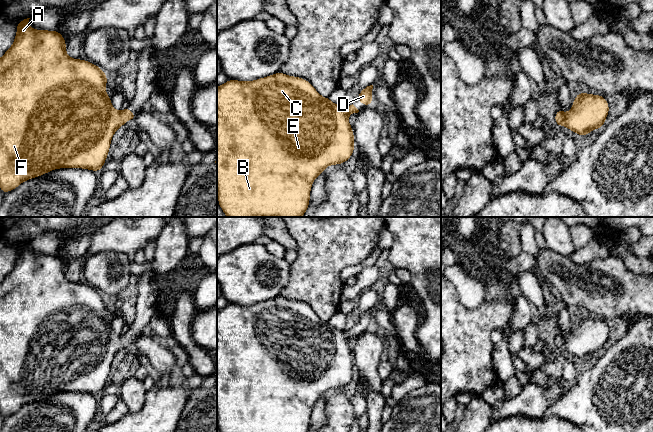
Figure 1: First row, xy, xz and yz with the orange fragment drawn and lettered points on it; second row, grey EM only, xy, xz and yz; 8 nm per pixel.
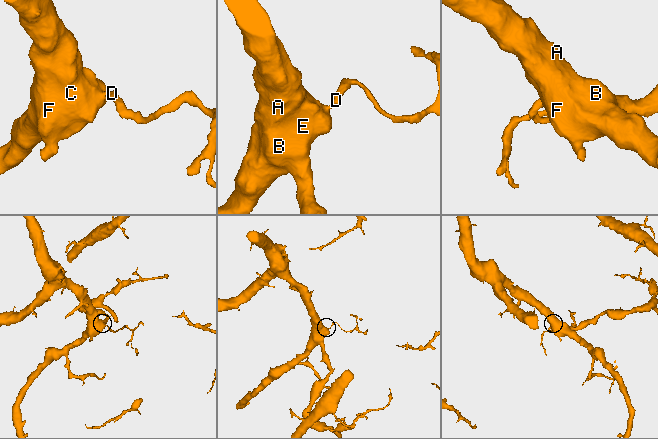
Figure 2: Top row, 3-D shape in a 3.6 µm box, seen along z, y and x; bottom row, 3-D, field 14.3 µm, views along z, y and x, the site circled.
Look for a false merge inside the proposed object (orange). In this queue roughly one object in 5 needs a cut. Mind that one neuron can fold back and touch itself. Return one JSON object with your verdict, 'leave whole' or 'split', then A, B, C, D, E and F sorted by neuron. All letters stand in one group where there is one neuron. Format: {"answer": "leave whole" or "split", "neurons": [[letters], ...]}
{"answer": "leave whole", "neurons": [["A", "B", "C", "D", "E", "F"]]}

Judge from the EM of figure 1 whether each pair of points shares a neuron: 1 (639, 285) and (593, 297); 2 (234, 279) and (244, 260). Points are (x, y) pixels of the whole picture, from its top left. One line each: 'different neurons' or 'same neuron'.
1: same neuron
2: same neuron

